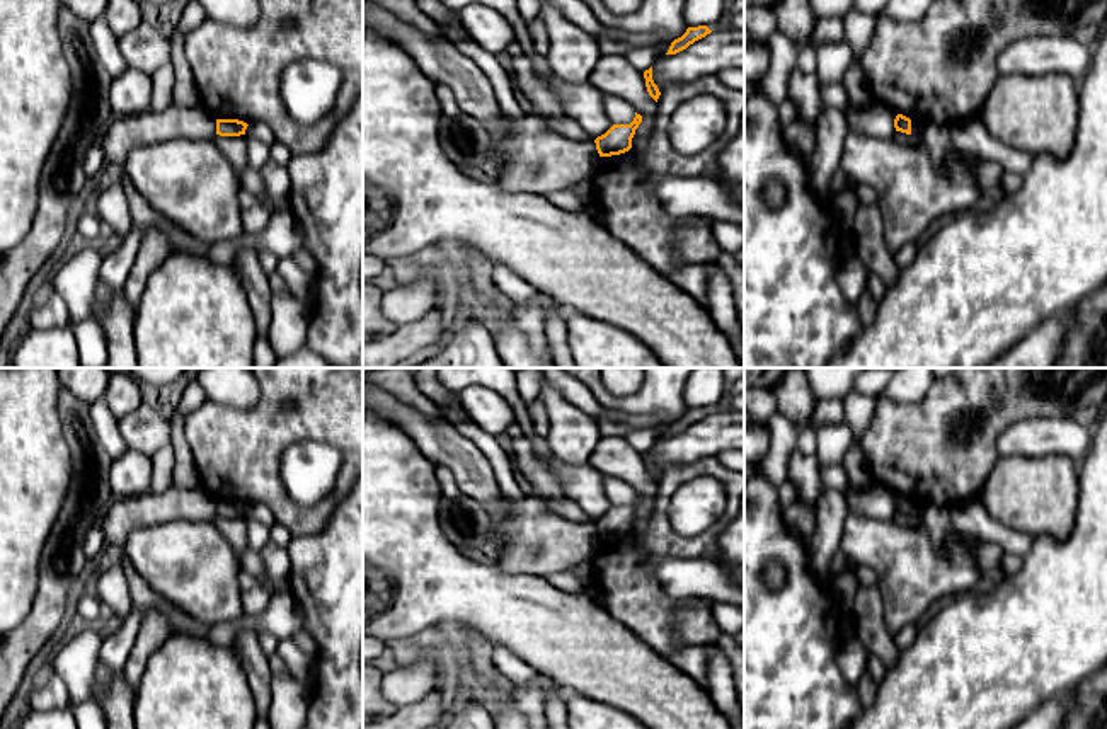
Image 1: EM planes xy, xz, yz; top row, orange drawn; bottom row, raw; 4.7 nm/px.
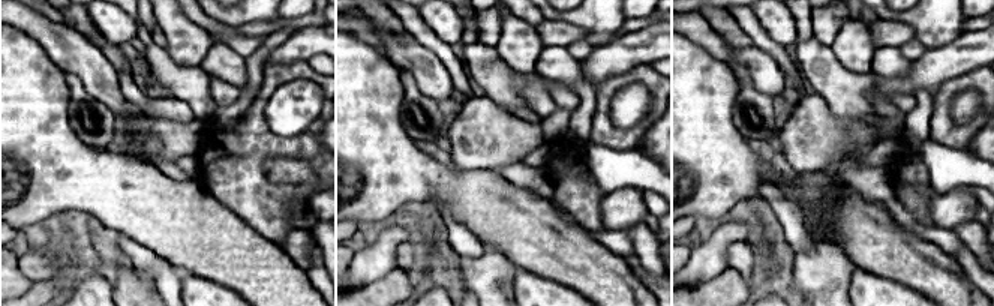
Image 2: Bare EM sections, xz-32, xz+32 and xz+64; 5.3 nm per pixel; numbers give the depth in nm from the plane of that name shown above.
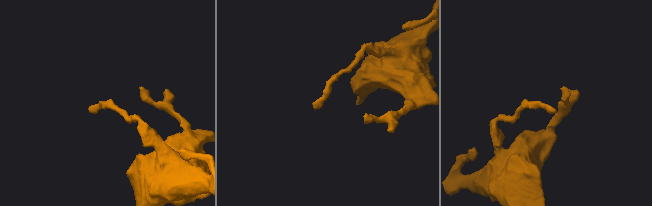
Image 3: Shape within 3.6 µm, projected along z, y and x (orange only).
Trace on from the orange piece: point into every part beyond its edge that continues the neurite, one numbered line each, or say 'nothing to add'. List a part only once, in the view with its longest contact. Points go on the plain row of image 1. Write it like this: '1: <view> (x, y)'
nothing to add

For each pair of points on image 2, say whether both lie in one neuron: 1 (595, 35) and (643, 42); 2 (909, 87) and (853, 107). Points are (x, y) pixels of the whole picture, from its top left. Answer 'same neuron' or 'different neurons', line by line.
1: different neurons
2: same neuron

